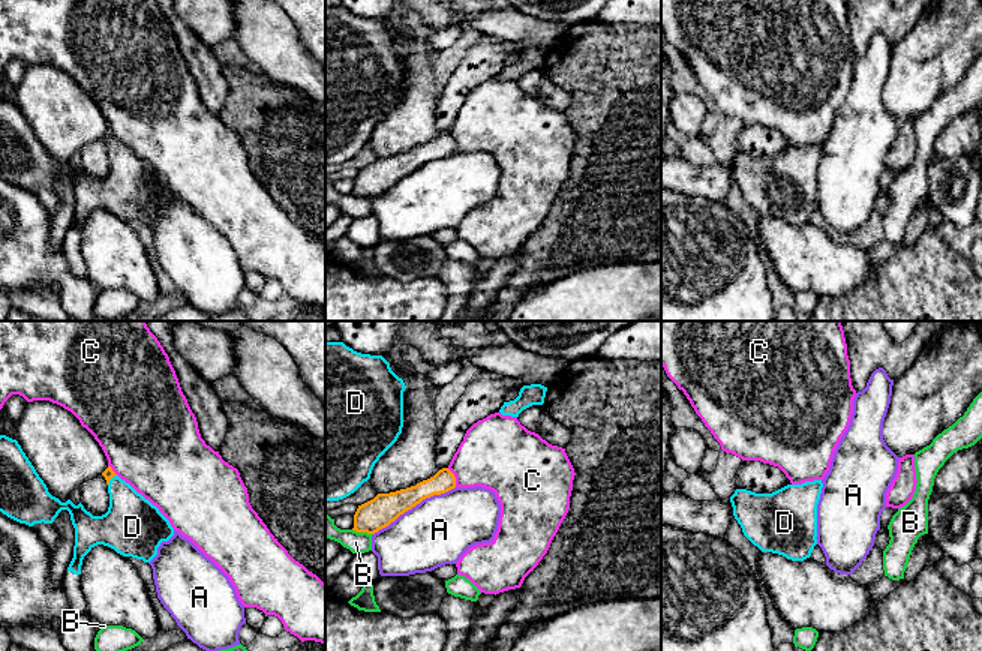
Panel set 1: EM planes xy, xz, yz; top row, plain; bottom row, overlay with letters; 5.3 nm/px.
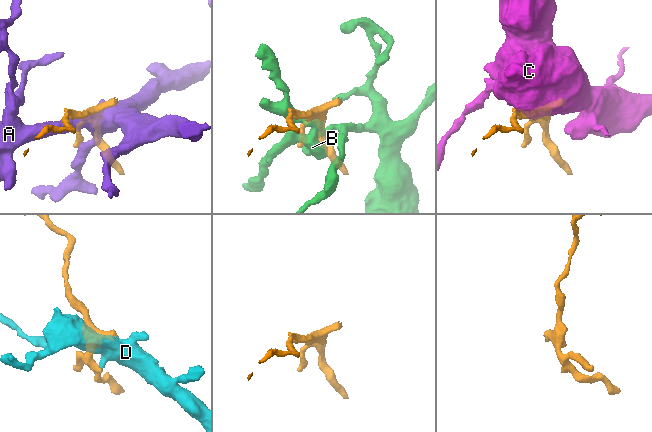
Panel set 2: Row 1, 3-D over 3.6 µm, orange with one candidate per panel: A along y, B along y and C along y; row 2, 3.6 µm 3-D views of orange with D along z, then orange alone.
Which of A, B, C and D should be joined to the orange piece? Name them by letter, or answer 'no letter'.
D

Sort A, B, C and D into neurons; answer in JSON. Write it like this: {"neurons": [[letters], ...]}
{"neurons": [["A"], ["B"], ["C"], ["D"]]}

